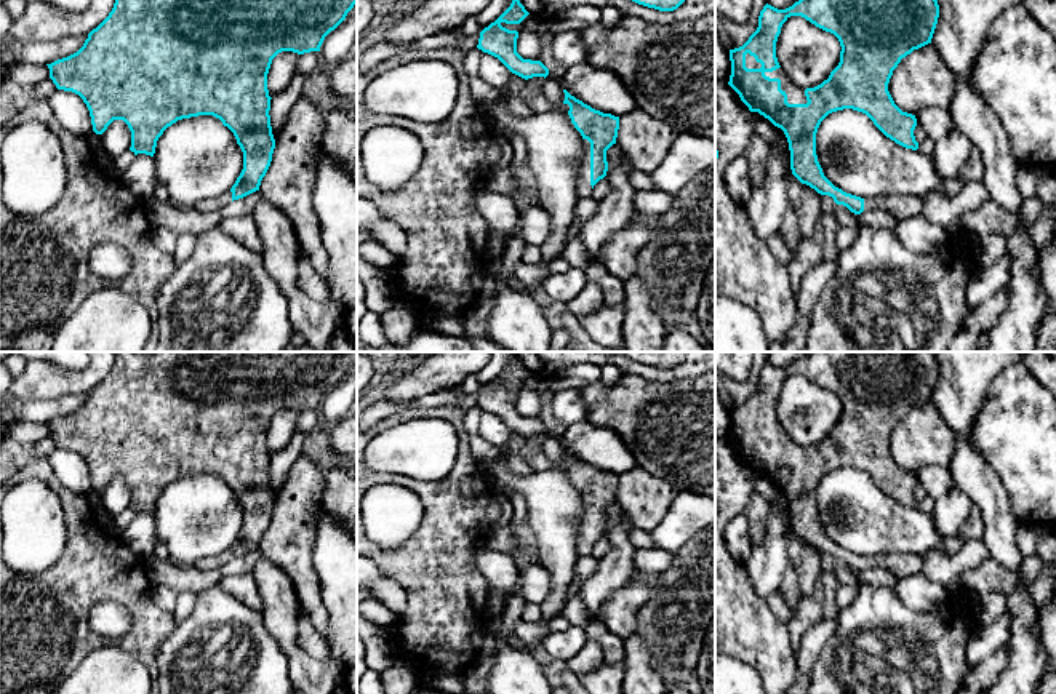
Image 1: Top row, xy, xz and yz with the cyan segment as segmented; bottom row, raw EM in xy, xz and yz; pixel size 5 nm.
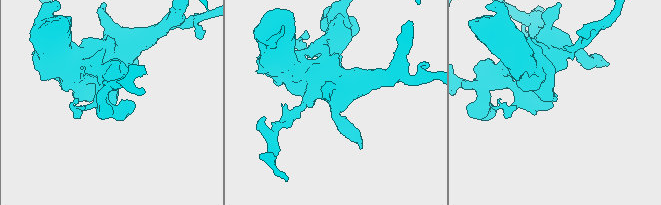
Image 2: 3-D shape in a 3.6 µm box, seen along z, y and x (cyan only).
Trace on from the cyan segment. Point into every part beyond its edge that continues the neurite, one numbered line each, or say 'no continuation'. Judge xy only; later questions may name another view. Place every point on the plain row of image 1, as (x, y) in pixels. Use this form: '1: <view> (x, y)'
1: xy (216, 562)

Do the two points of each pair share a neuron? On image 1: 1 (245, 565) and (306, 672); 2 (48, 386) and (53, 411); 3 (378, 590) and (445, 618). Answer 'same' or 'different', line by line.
1: different
2: different
3: different

